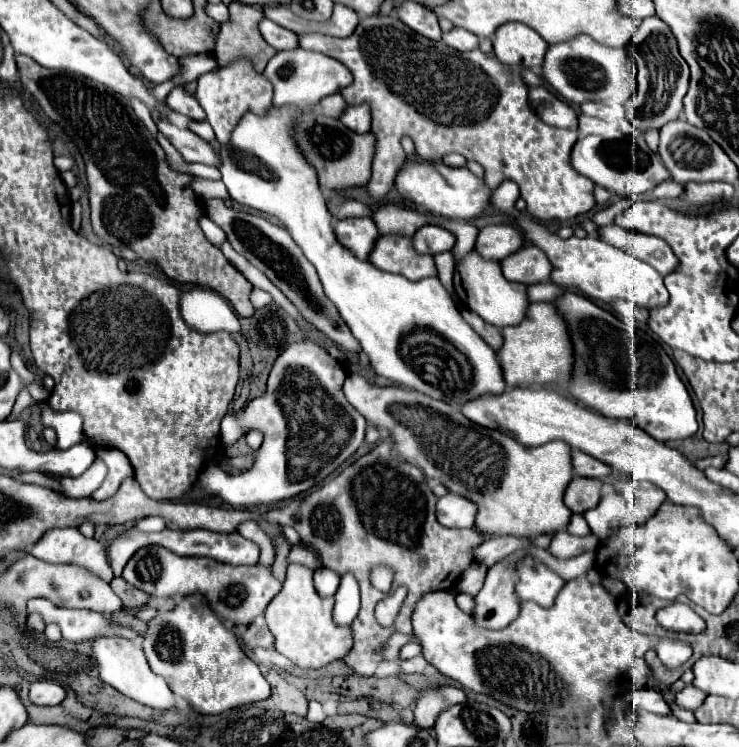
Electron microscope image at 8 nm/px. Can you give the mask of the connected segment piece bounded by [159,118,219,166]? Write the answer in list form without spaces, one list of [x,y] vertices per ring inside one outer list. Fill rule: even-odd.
[[[159,118],[159,132],[169,138],[169,142],[183,154],[187,162],[203,162],[207,166],[219,166],[219,156],[203,138],[199,138],[189,128],[179,128],[167,118]]]

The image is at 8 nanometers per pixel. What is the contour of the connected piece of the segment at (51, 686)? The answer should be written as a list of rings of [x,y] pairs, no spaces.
[[[33,682],[29,698],[39,706],[57,706],[65,700],[65,688],[55,682]]]

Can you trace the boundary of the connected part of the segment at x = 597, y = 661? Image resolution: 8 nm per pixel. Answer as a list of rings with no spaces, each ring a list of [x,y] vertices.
[[[585,576],[565,582],[551,608],[543,608],[537,602],[523,602],[519,618],[501,630],[483,630],[475,626],[471,614],[457,608],[453,590],[431,592],[425,594],[415,608],[413,630],[421,640],[427,662],[441,674],[457,680],[463,688],[487,694],[521,712],[571,720],[585,718],[593,710],[603,710],[611,700],[623,698],[629,692],[649,688],[651,672],[643,656],[647,648],[653,648],[657,638],[631,630],[623,622],[613,596],[601,584],[591,584]]]

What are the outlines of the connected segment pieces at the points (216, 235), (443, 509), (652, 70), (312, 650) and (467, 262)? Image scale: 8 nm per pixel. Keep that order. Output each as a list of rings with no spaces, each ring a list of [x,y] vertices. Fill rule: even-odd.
[[[203,216],[199,220],[199,225],[205,236],[207,236],[207,240],[209,240],[209,242],[213,242],[213,244],[221,244],[221,242],[225,240],[225,233],[223,230],[213,223],[208,217]]]
[[[449,492],[437,502],[437,520],[447,528],[471,528],[475,524],[477,504],[461,494]]]
[[[657,16],[641,20],[629,44],[629,58],[637,70],[637,90],[625,106],[631,124],[637,130],[647,132],[649,128],[661,128],[663,124],[677,120],[683,112],[683,96],[687,94],[689,66],[679,56],[677,42],[669,26]]]
[[[291,564],[282,589],[269,602],[265,620],[275,636],[275,648],[301,668],[321,668],[333,660],[347,656],[353,644],[351,626],[337,626],[333,622],[333,598],[323,598],[313,586],[313,570],[303,564]]]
[[[471,250],[461,260],[457,260],[455,270],[461,278],[461,286],[457,286],[459,298],[469,310],[477,312],[485,322],[495,324],[497,328],[523,322],[523,318],[527,314],[527,308],[529,308],[527,286],[517,284],[517,282],[509,282],[501,272],[501,262],[499,260],[485,260],[475,250]]]

